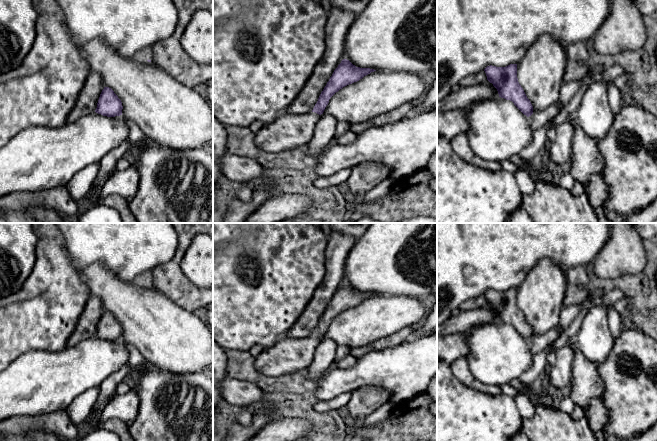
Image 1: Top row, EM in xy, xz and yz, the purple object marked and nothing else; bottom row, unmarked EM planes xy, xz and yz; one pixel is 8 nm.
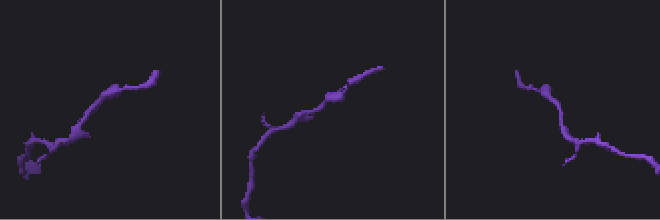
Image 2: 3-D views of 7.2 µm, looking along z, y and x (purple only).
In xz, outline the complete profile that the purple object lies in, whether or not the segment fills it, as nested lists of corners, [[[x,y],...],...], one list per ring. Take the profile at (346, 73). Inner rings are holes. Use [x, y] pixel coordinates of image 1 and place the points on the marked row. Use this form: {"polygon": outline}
{"polygon": [[[343,59],[321,92],[317,103],[308,114],[282,114],[271,123],[265,123],[255,133],[255,144],[266,152],[278,153],[303,149],[312,139],[316,125],[330,98],[343,87],[359,81],[376,70],[360,68]]]}

